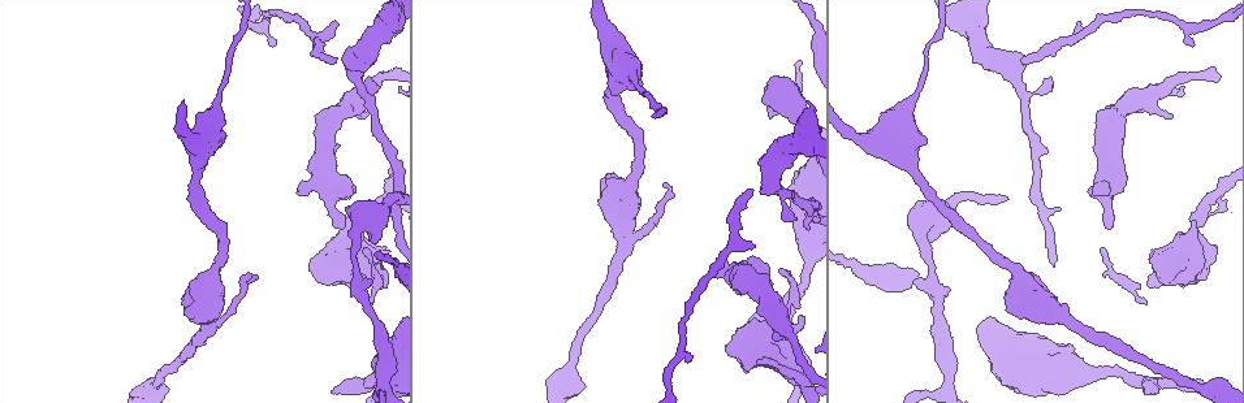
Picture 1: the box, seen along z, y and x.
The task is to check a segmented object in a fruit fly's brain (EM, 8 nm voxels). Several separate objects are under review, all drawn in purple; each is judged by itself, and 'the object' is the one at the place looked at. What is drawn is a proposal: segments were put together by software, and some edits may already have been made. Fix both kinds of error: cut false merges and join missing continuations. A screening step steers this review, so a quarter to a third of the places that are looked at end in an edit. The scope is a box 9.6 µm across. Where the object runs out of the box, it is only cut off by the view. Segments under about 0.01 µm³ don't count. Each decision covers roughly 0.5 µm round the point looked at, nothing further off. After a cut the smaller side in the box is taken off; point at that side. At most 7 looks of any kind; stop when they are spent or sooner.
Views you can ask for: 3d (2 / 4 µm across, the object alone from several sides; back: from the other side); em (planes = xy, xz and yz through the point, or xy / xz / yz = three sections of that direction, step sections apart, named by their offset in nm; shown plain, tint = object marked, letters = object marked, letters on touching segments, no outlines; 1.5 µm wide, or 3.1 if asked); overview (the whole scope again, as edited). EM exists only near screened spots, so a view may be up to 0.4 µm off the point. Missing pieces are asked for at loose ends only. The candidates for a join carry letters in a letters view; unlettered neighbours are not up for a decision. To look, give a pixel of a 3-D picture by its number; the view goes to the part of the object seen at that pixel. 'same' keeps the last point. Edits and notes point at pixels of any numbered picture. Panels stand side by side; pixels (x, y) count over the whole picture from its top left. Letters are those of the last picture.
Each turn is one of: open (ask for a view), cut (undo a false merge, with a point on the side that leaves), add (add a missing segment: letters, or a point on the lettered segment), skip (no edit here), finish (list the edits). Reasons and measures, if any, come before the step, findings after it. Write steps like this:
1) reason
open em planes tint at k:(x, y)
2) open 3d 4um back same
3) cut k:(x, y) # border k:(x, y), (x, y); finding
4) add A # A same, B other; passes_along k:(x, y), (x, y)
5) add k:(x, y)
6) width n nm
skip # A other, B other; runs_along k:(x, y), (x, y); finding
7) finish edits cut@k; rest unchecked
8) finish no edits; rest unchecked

free end
open 3d 2um at 1:(913, 281)

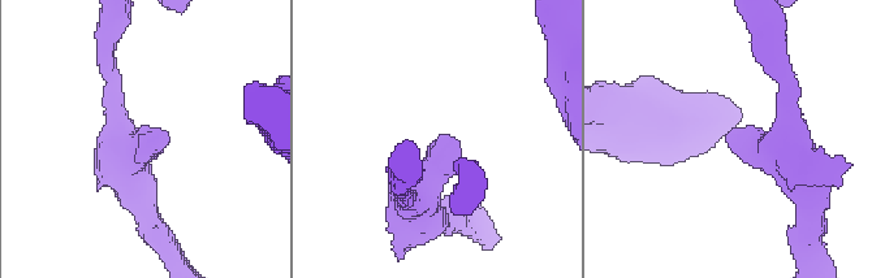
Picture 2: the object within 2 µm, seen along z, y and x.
shape alone is not enough
open em planes letters at 2:(445, 134)

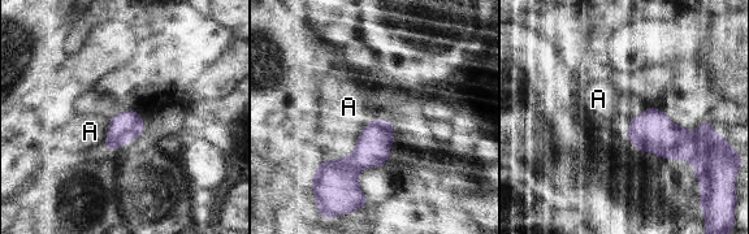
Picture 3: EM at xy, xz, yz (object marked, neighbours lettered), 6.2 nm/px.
longest_contact A 280 nm
skip # A other; border 3:(372, 118), (347, 154); no lettered segment goes on from it

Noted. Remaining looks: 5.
free end
open em yz step 8 letters at 1:(1157, 392)

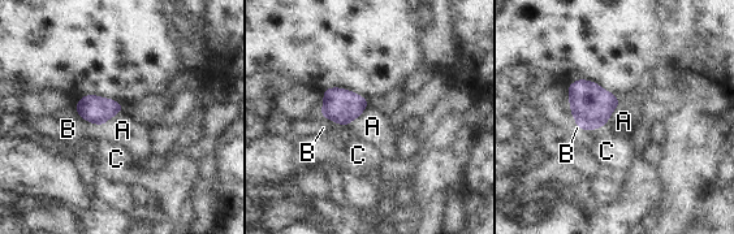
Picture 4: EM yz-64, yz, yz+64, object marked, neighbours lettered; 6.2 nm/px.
skip # A other, B other, C other; border 4:(370, 103), (345, 126); none of them fits

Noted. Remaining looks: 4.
open em planes tint at 1:(367, 80)

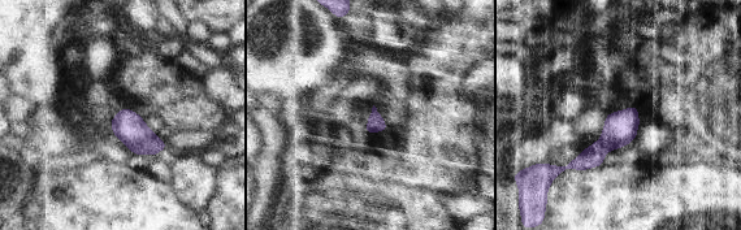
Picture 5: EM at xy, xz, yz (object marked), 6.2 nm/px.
what lies round it
open em planes letters same

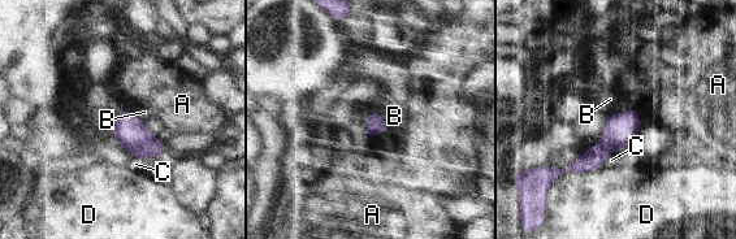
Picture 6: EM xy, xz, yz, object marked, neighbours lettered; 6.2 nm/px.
longest_contact D 320 nm
skip # A other, B other, C other, D other; border 6:(373, 107), (389, 130); none of them fits

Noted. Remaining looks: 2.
finish no edits; rest unchecked

